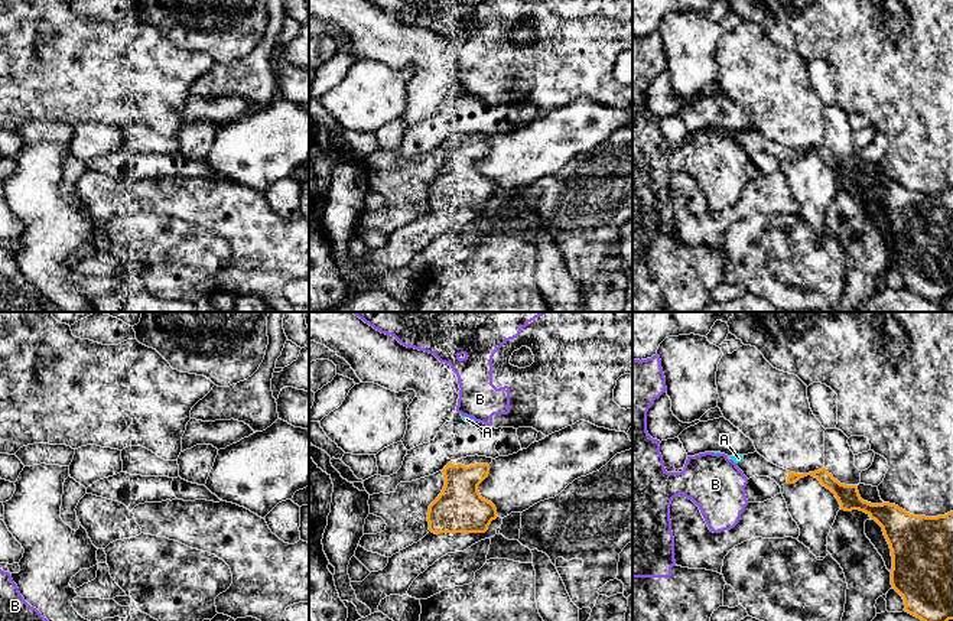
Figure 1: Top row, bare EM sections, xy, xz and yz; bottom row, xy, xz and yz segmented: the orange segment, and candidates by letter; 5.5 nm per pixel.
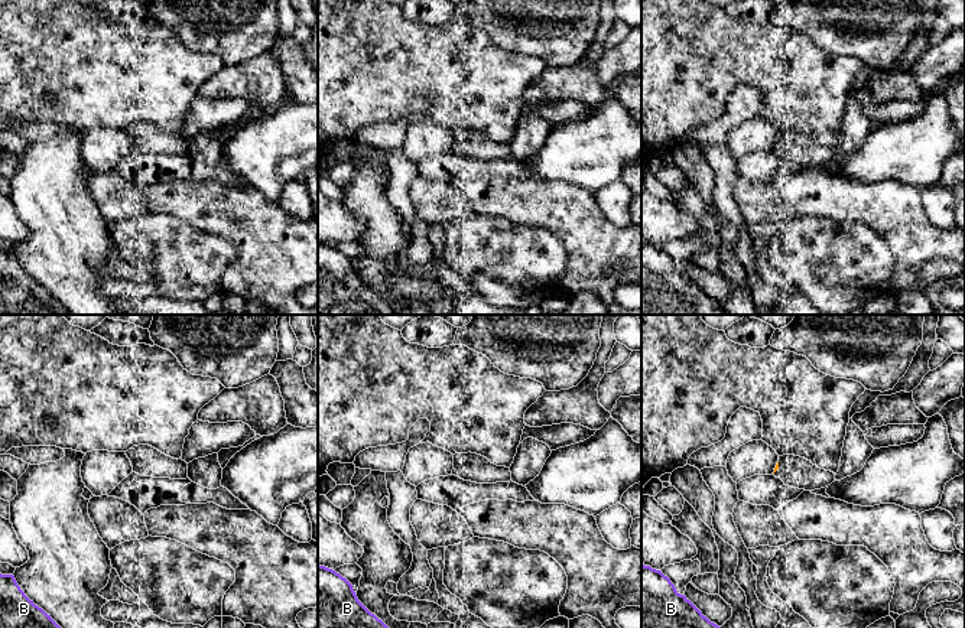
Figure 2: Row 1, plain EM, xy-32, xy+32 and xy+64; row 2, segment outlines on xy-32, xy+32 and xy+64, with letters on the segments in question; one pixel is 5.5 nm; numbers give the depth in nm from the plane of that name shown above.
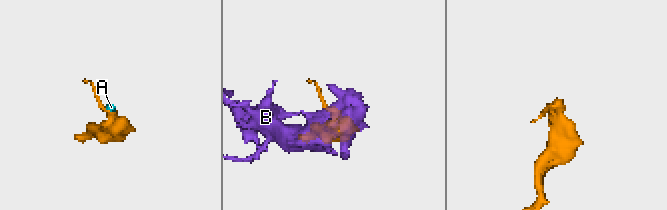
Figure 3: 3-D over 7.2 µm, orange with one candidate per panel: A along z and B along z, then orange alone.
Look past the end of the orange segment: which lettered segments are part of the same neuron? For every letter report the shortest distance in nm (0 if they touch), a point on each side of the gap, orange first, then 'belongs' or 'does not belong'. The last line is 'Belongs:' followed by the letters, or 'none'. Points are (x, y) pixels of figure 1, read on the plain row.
A: gap 240 nm; span xz (475, 140), (474, 97); belongs
B: gap 220 nm; span xz (487, 140), (487, 101); does not belong
Belongs: A

